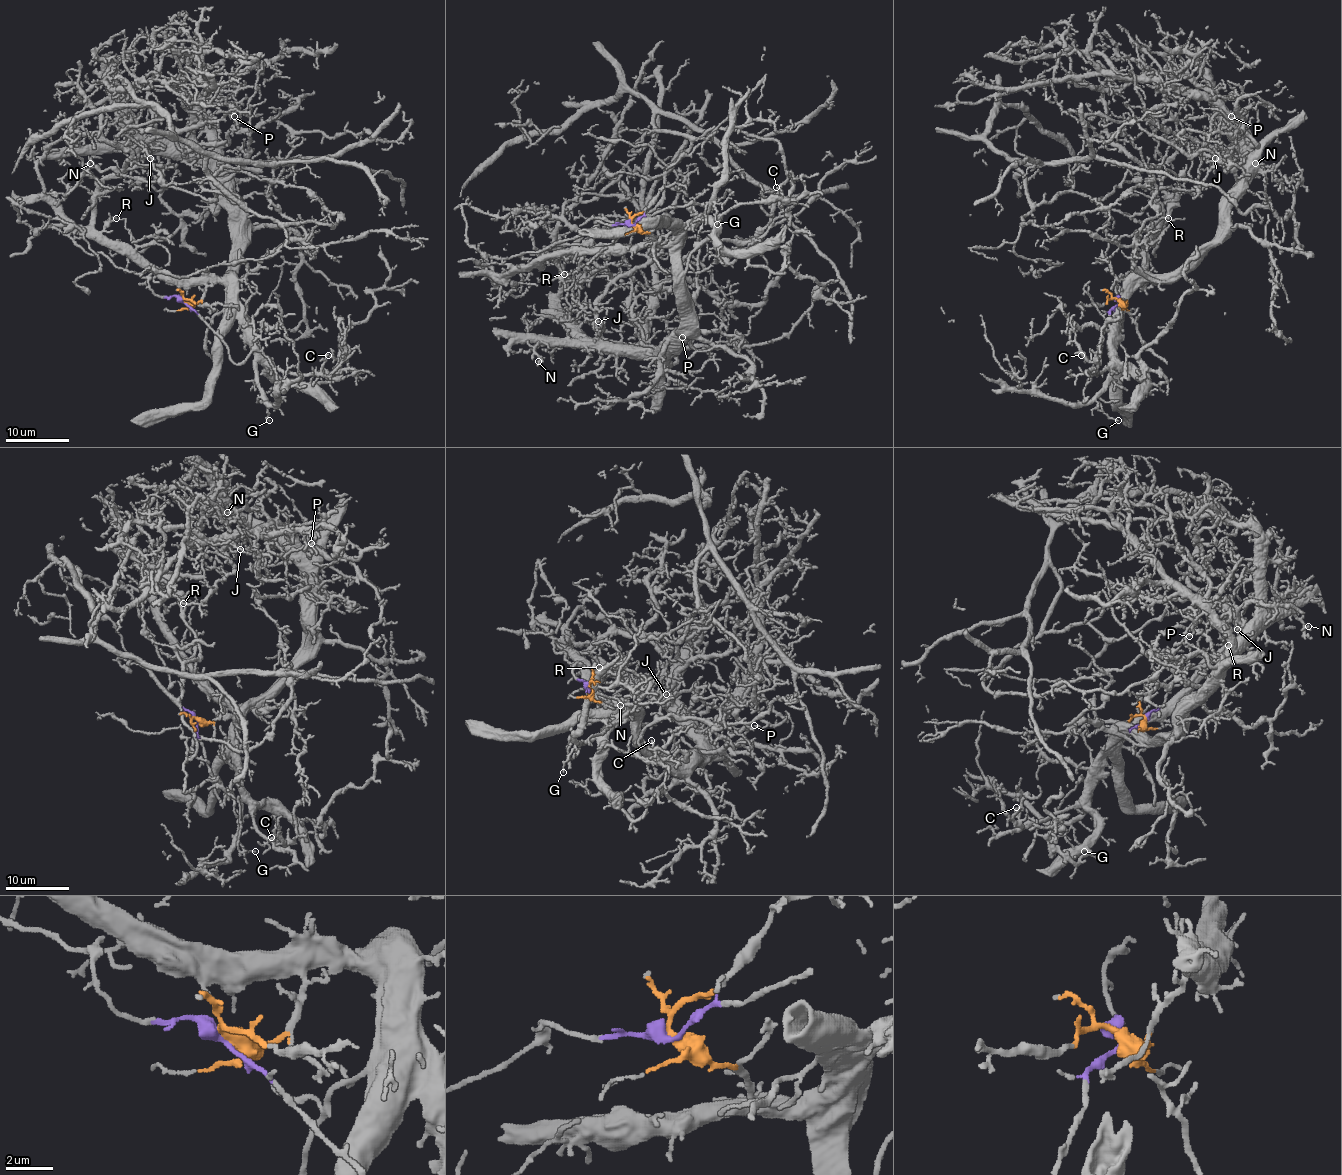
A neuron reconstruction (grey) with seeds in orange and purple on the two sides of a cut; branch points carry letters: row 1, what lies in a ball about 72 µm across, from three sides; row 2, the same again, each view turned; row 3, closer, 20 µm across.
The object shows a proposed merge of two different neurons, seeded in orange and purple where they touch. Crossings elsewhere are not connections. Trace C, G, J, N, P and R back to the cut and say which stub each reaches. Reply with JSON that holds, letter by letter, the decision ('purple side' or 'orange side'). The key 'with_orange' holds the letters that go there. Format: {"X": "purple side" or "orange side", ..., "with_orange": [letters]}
{"C": "orange side", "G": "orange side", "J": "orange side", "N": "orange side", "P": "orange side", "R": "orange side", "with_orange": ["C", "G", "J", "N", "P", "R"]}

